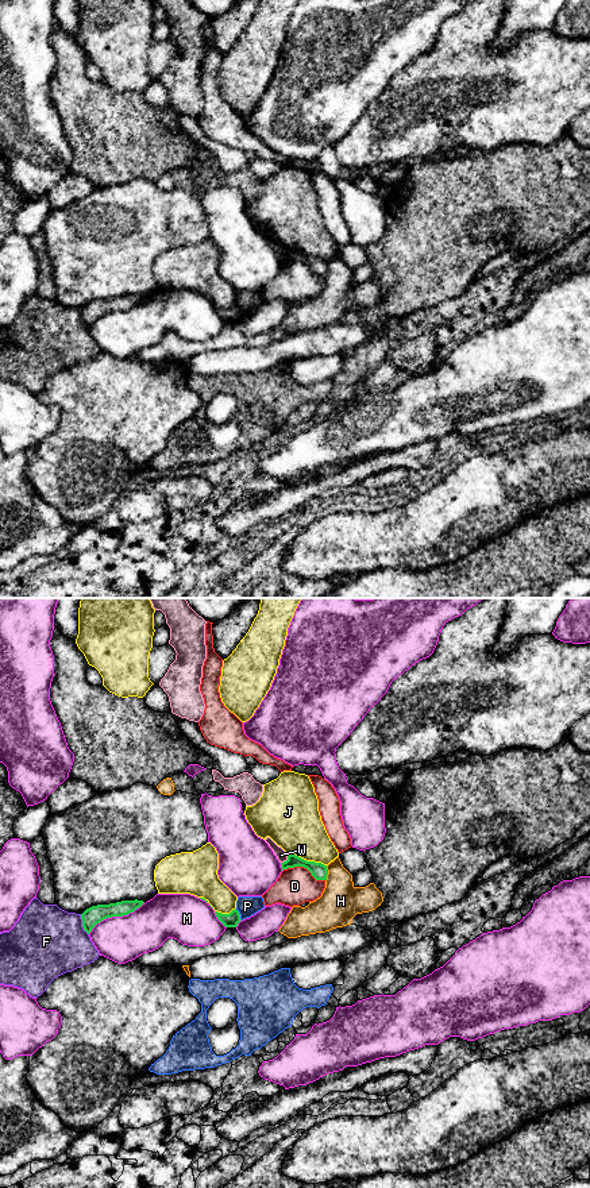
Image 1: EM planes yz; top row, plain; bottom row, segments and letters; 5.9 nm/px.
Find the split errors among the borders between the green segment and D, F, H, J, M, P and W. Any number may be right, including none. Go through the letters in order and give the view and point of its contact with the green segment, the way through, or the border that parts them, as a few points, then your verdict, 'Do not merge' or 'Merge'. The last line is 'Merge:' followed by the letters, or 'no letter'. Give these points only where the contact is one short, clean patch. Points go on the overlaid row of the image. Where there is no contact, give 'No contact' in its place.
D: Touches green at yz (304, 867). Do not merge
F: Touches green at yz (83, 925). Do not merge
H: Touches green at yz (327, 874). Do not merge
J: Touches green at yz (308, 861). Do not merge
M: Touches green at yz (115, 915). Do not merge
P: Touches green at yz (239, 914). Do not merge
W: Touches green at yz (286, 860). Boundary: yz (289, 855), (281, 863). Do not merge
Merge: no letter

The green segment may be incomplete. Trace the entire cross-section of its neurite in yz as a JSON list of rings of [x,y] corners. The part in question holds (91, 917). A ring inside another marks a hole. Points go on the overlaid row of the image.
[[[135,899],[92,906],[81,914],[82,927],[89,934],[92,929],[101,921],[112,917],[128,915],[139,909],[143,903],[143,900]]]

